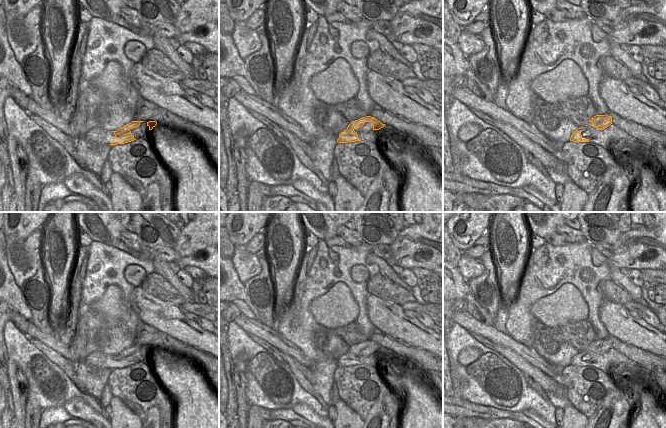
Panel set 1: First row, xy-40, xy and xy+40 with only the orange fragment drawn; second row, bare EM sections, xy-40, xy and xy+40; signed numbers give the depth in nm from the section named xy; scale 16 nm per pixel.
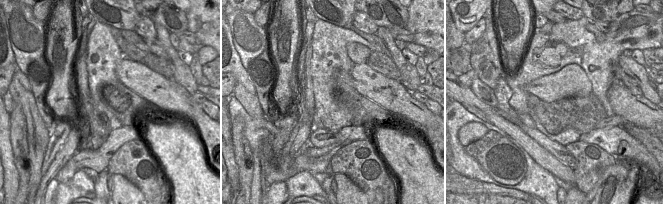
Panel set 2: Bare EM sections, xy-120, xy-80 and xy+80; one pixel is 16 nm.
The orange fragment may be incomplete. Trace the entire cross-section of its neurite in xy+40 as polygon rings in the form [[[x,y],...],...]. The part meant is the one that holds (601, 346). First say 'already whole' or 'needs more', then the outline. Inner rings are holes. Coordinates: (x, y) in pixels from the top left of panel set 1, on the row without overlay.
needs more; [[[596,339],[589,344],[585,351],[578,352],[571,359],[570,365],[573,366],[589,366],[589,363],[584,363],[584,357],[590,357],[593,353],[603,354],[612,348],[612,342],[608,339]]]

